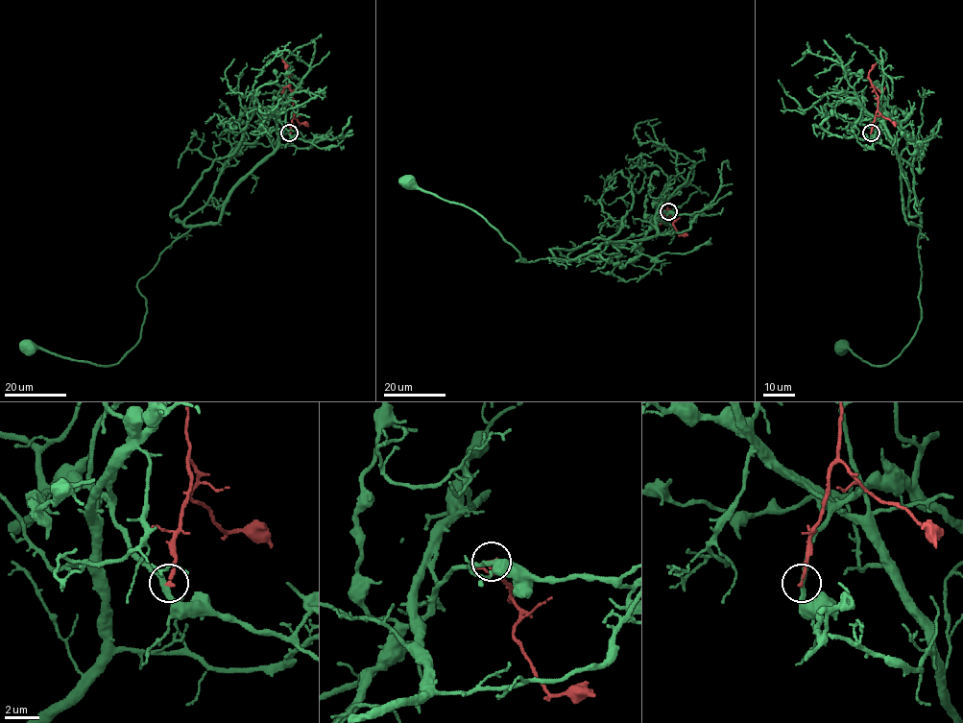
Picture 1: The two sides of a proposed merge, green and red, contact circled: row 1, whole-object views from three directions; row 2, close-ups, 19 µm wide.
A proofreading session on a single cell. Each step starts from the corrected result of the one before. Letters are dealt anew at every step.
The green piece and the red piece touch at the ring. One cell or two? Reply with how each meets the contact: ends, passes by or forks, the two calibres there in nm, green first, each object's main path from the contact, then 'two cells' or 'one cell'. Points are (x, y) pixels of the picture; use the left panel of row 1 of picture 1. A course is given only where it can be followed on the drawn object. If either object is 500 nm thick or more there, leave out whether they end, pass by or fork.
green passes by; red ends there; 260 nm thick on the green side, 220 nm on the other; green runs (289, 132), (276, 121), (277, 146), (221, 218), (192, 228), (137, 283), (144, 322), (116, 364), (28, 349); red runs (290, 132), (293, 97), (286, 64), (282, 60); two cells

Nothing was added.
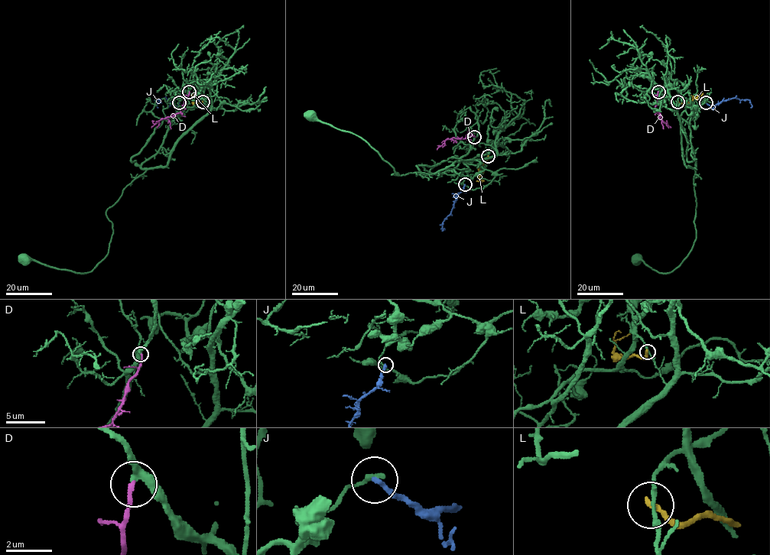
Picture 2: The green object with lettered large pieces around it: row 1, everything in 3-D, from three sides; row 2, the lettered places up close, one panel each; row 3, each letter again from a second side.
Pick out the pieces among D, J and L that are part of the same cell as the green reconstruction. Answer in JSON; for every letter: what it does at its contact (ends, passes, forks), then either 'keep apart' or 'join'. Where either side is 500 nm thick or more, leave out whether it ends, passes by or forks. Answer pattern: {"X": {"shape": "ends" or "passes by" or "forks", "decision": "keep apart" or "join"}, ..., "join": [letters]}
{"D": {"shape": "ends", "decision": "join"}, "J": {"shape": "ends", "decision": "keep apart"}, "L": {"shape": "ends", "decision": "keep apart"}, "join": ["D"]}

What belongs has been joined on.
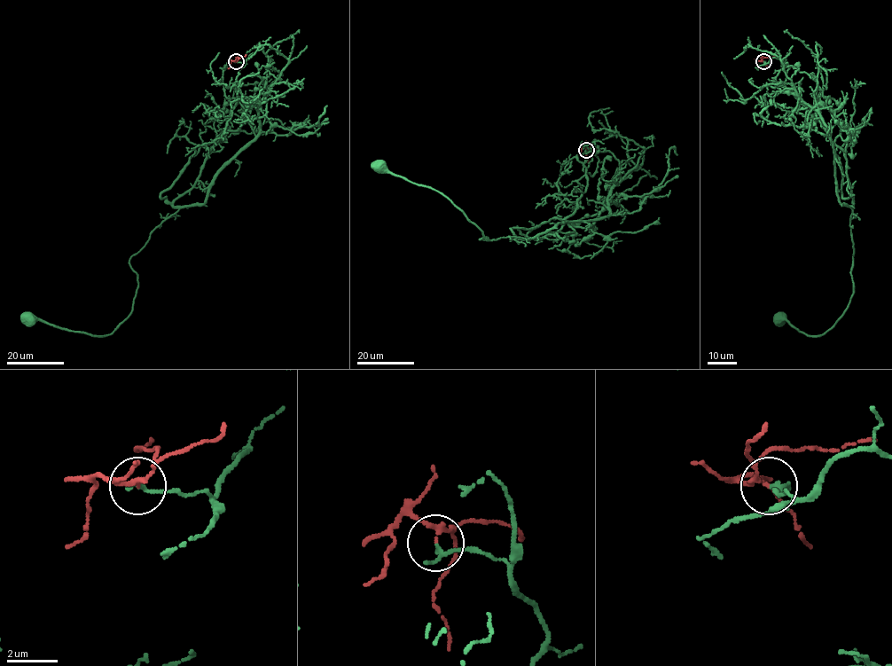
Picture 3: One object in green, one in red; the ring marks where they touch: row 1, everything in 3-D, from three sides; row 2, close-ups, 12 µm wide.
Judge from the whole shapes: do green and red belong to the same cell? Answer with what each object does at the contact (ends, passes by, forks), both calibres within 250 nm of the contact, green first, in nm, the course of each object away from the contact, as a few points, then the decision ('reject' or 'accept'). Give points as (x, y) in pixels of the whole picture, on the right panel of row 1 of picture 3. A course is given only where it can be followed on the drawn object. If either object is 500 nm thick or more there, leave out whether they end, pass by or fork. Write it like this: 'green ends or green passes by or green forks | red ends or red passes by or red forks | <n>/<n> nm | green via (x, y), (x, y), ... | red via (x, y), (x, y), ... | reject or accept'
green ends | red passes by | 170/140 nm | green via (763, 61), (789, 66), (783, 84), (843, 151), (853, 205), (847, 309), (824, 334), (778, 321) | red via (763, 61), (763, 58), (775, 56) | reject

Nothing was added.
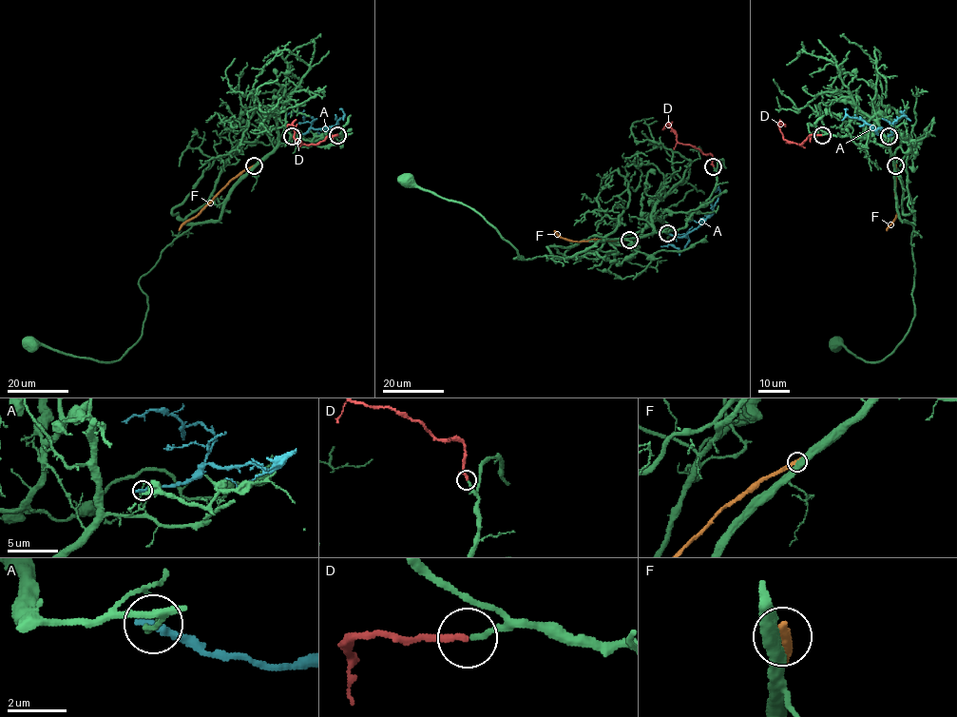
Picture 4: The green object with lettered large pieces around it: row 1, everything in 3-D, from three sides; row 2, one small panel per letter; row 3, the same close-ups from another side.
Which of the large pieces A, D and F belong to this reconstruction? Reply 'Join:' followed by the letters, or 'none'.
Join: D

